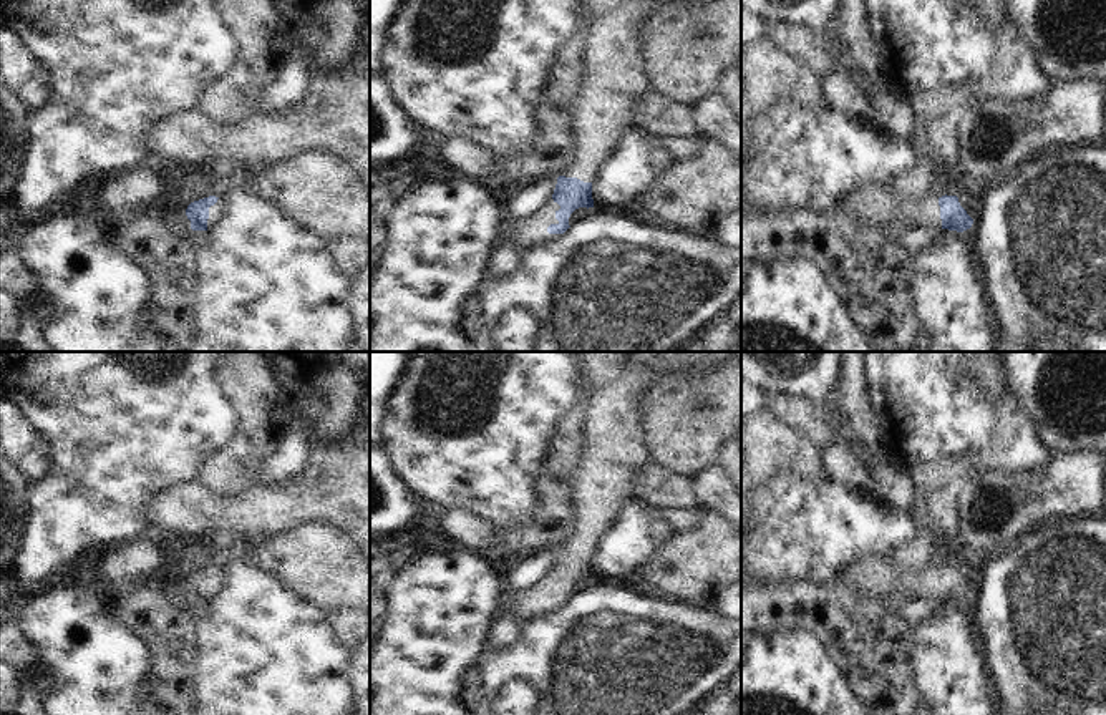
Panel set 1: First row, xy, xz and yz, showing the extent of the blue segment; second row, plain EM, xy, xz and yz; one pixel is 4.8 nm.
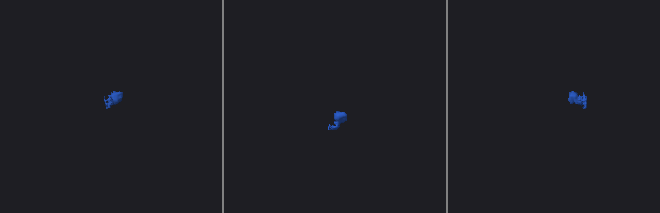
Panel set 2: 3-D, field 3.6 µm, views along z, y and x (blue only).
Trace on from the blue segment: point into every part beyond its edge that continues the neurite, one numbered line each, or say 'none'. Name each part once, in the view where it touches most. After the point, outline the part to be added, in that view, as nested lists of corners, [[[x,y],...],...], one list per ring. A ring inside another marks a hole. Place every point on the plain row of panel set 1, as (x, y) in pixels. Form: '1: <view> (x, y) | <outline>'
1: xy (216, 583) | [[[217,571],[217,574],[209,579],[207,601],[216,597],[216,594],[221,591],[224,581],[226,581],[224,571]]]
2: xz (533, 601) | [[[551,567],[541,581],[524,591],[514,592],[511,610],[516,614],[517,620],[522,622],[559,609],[560,606],[547,604],[551,596],[559,596],[555,591],[559,581],[560,577]]]

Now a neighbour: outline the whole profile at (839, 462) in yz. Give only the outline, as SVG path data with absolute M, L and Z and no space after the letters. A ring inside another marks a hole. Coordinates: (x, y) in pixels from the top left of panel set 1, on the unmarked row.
M846 443L821 448L822 465L832 481L849 489L874 494L874 481L869 469L856 458Z

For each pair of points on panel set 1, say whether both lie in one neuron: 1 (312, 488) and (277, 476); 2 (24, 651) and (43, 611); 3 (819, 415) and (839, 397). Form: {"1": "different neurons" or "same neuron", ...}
{"1": "different neurons", "2": "different neurons", "3": "different neurons"}

